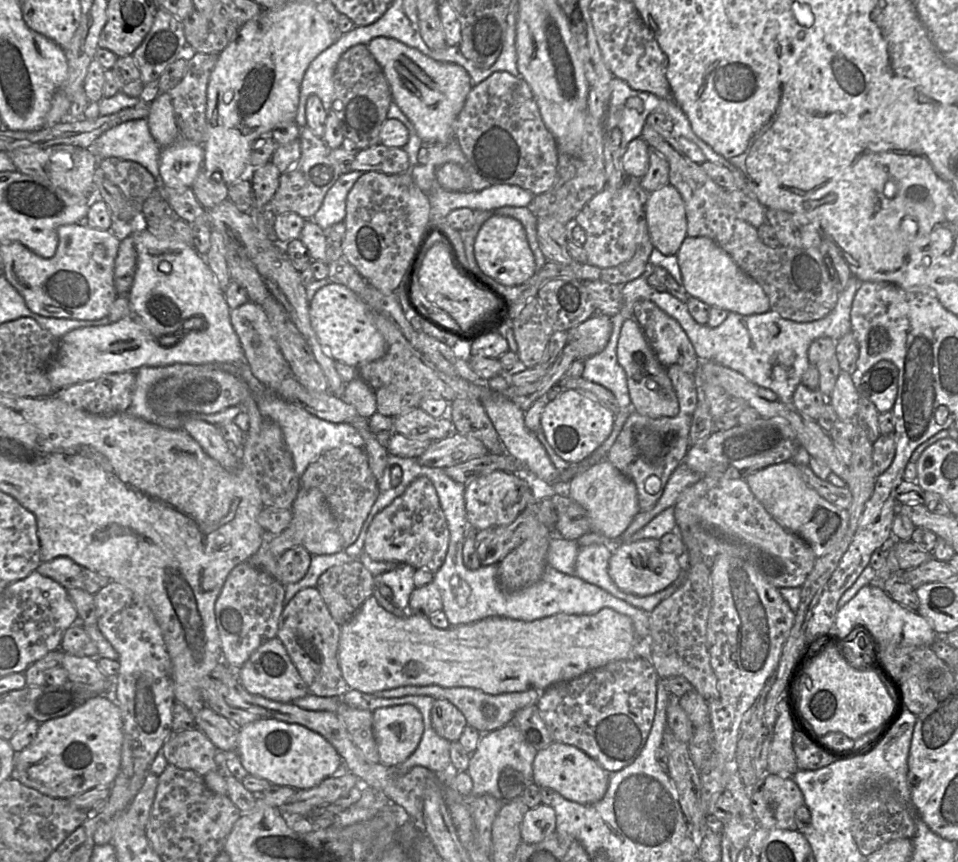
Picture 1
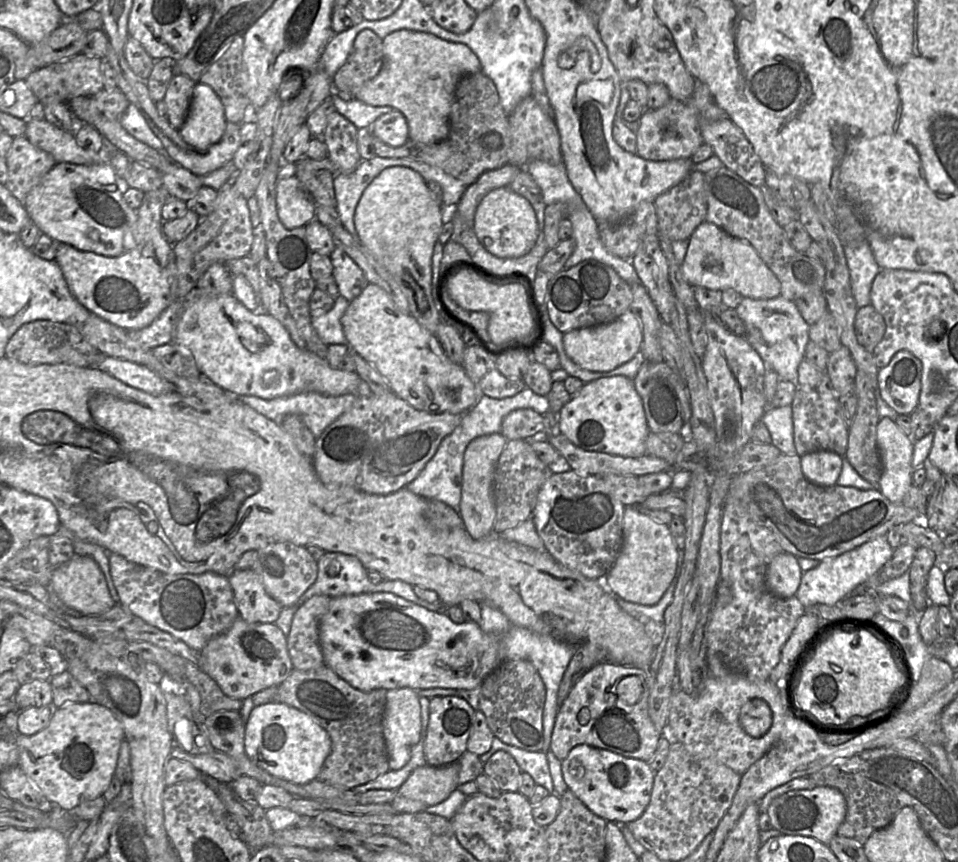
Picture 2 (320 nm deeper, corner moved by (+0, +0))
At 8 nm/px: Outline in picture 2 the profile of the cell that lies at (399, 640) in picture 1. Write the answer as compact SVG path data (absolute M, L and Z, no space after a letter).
M368 593L332 598L330 600L329 609L320 622L319 643L324 659L324 665L332 669L352 687L365 692L378 688L390 690L404 687L409 687L415 690L430 688L472 690L479 684L482 684L485 678L503 661L501 659L501 638L499 636L483 632L480 626L475 622L465 621L463 623L454 623L444 612L436 613L429 611L391 593Z

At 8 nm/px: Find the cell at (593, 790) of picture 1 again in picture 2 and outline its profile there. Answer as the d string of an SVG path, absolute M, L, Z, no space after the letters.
M587 744L574 747L561 762L568 789L595 815L606 821L628 824L637 820L647 808L655 774L649 763L626 758Z

